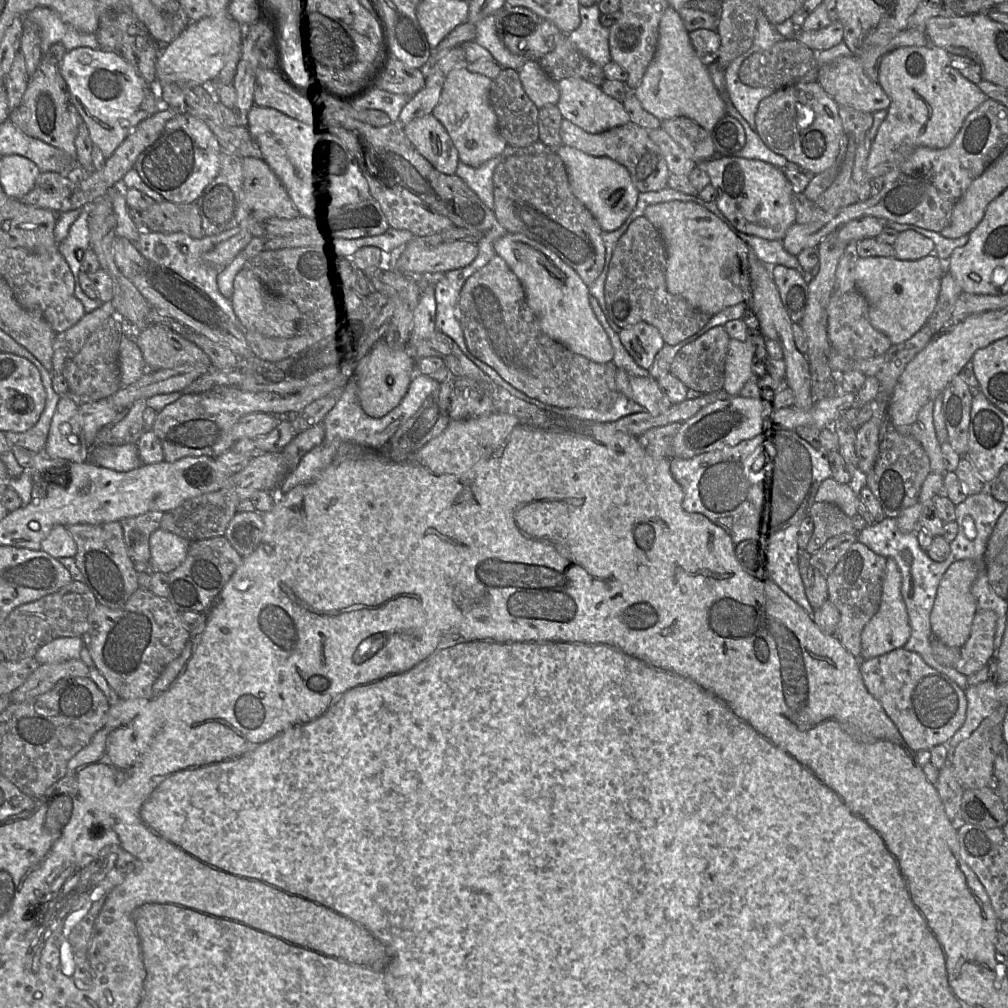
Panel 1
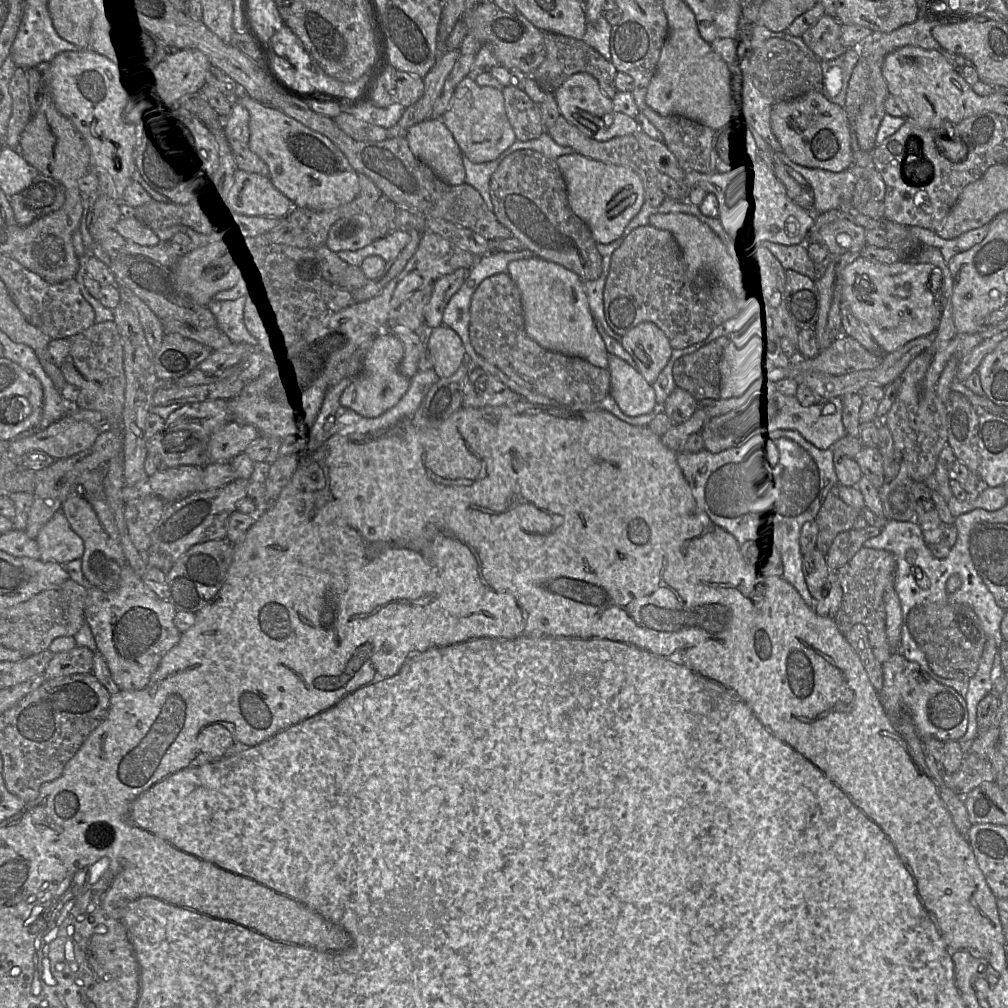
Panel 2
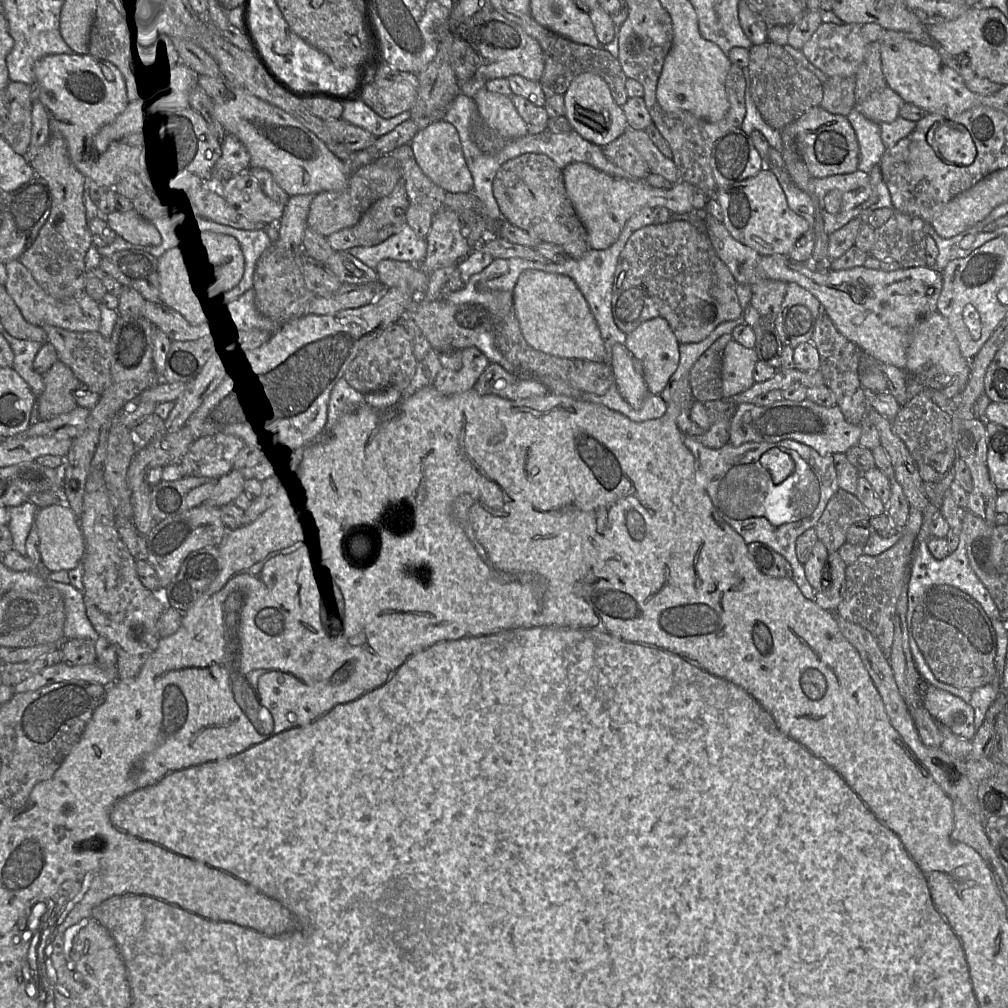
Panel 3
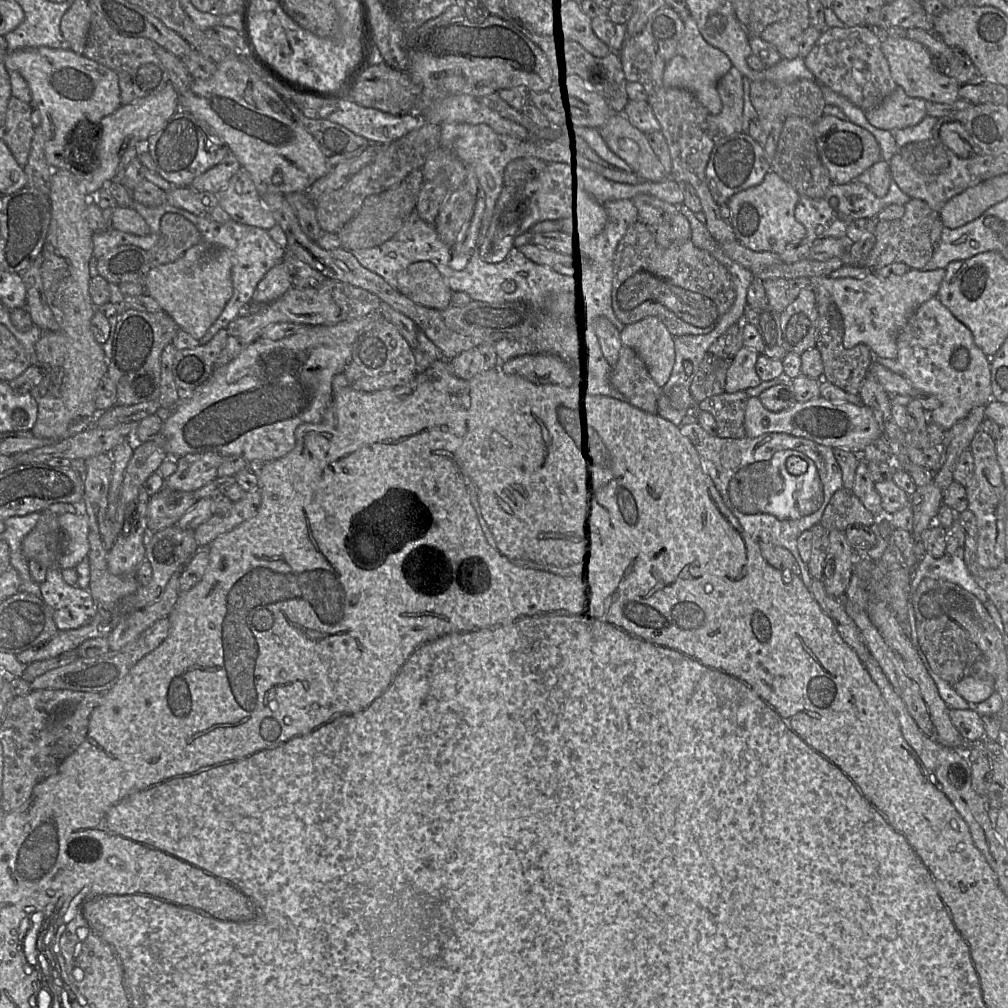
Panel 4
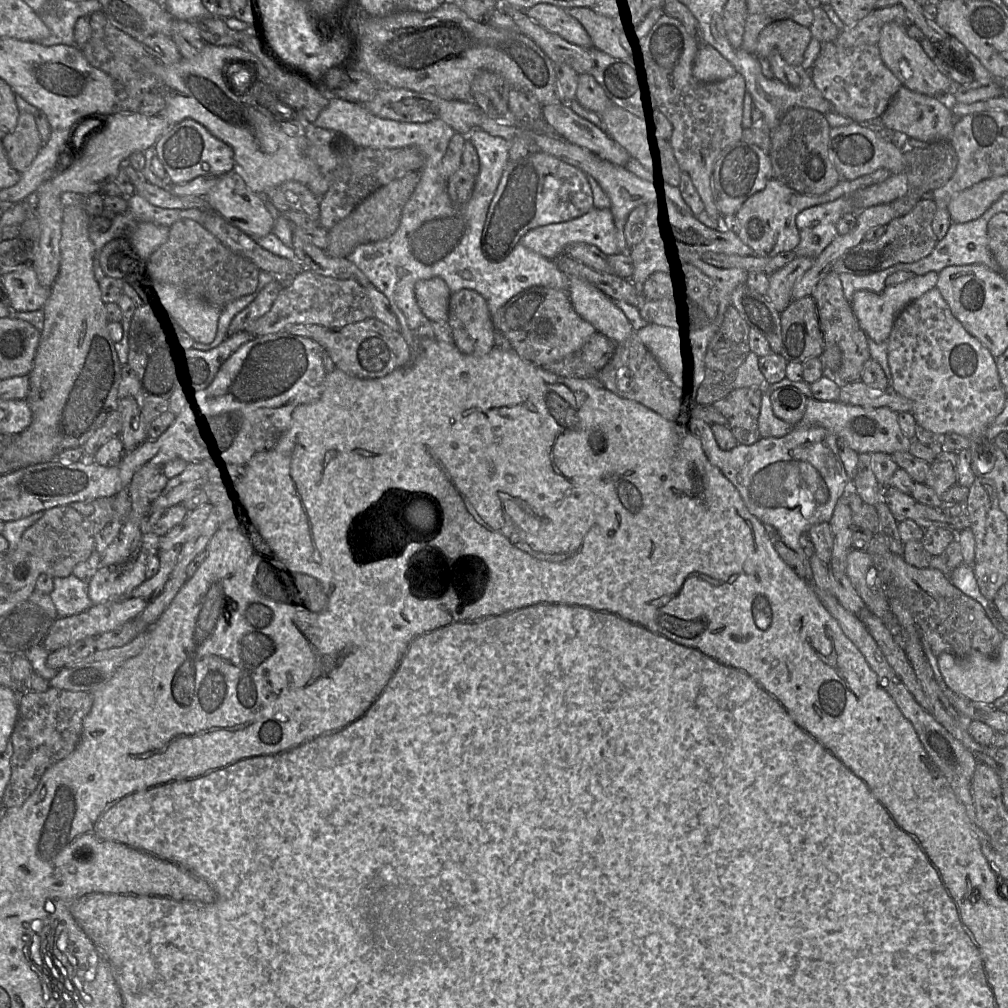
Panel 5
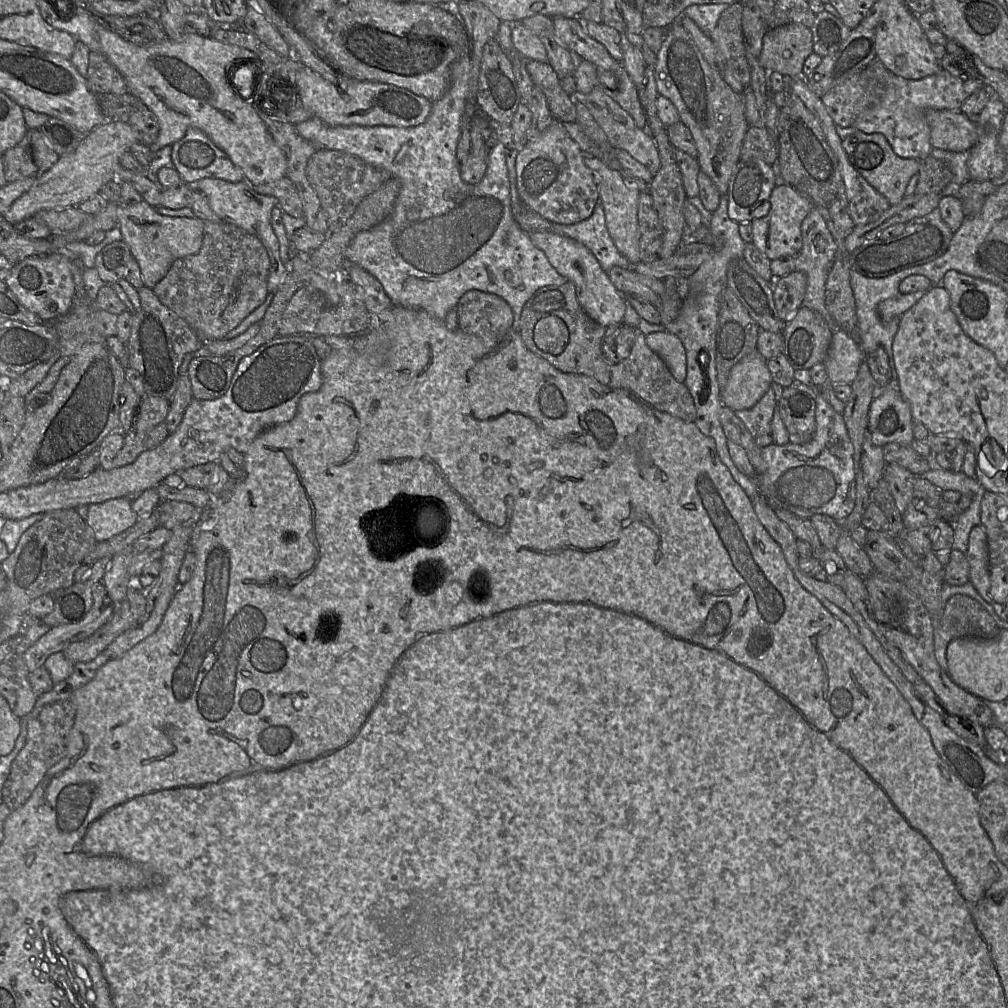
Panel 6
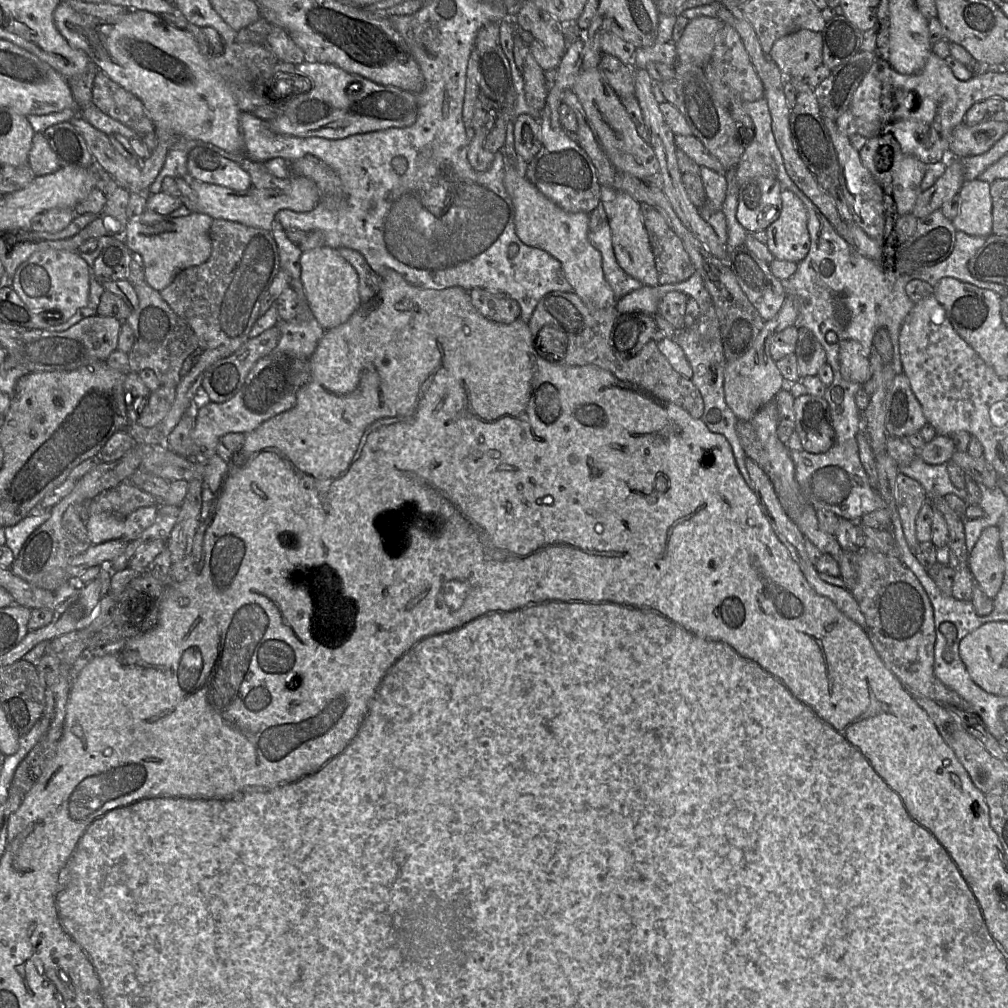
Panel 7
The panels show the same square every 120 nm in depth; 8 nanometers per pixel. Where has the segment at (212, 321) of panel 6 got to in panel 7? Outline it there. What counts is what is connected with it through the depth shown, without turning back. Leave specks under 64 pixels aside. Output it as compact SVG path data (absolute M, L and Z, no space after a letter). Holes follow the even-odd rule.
M224 219L212 220L209 235L212 243L209 259L182 270L159 292L170 308L191 327L202 350L224 347L234 353L250 338L250 331L259 318L259 308L281 269L278 247L270 231Z

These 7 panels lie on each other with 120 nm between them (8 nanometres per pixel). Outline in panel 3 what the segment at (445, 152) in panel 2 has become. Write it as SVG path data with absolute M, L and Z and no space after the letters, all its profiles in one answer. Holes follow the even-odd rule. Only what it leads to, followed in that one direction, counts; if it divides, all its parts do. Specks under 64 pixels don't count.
M445 120L436 121L419 130L410 142L415 160L423 173L437 186L451 193L473 190L473 180L462 152L459 134Z

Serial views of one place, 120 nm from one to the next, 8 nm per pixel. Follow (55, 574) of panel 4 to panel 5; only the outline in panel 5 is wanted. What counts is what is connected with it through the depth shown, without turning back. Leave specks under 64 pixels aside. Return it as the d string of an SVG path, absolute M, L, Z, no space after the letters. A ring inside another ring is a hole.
M73 575L64 578L53 578L53 590L49 594L59 618L80 614L93 606L87 593L87 583Z

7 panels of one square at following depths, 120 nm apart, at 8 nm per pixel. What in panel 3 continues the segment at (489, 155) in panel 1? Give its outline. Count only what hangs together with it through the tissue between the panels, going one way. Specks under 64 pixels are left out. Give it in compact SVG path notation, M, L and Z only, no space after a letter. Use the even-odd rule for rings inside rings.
M480 88L473 96L478 121L472 131L476 145L485 153L499 152L509 140L524 137L527 128L509 96Z

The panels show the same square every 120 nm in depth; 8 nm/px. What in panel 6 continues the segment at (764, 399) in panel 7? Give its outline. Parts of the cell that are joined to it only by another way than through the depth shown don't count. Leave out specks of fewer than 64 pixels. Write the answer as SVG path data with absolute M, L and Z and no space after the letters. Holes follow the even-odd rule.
M800 271L773 280L775 309L783 322L789 320L802 306L806 283L806 275ZM755 349L731 369L728 381L720 389L722 403L732 411L752 408L773 387L771 373L767 367L767 360Z

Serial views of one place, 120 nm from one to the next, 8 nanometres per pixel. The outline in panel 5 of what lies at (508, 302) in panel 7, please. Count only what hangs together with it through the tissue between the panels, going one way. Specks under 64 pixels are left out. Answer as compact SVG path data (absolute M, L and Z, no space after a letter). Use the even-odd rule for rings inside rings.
M461 289L451 293L448 322L452 329L454 344L466 355L483 356L494 348L495 328L486 300L478 292Z

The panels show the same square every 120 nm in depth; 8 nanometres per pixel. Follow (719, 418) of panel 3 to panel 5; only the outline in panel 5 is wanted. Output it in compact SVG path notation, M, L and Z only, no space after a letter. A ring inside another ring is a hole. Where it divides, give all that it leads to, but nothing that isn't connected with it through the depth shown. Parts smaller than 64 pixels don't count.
M739 388L712 404L727 419L739 444L753 445L762 438L758 430L762 395L762 388Z

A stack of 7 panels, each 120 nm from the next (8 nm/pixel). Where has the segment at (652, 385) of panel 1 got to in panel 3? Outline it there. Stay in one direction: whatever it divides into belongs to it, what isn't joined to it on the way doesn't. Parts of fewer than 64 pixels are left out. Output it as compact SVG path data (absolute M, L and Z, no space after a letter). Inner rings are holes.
M614 344L611 351L610 366L613 370L618 390L629 405L638 410L642 408L649 394L644 377L635 370L632 360L628 356L630 351L624 344Z

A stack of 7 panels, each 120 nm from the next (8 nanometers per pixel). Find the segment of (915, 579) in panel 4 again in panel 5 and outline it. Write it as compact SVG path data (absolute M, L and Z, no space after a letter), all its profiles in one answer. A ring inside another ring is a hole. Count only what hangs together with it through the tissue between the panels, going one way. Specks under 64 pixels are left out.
M933 556L929 568L940 570L948 579L949 583L957 587L967 596L978 601L986 611L987 616L993 622L993 624L1000 629L999 624L996 621L994 611L989 602L980 592L977 579L971 566L961 564L955 569L950 569L940 556Z

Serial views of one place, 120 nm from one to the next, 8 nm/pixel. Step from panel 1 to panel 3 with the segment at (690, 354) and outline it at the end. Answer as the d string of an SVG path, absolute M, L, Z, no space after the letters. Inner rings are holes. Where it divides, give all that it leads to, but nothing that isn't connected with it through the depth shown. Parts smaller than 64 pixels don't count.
M731 333L716 339L696 360L689 374L692 395L699 402L719 400L722 396L722 358L726 345L733 339Z

